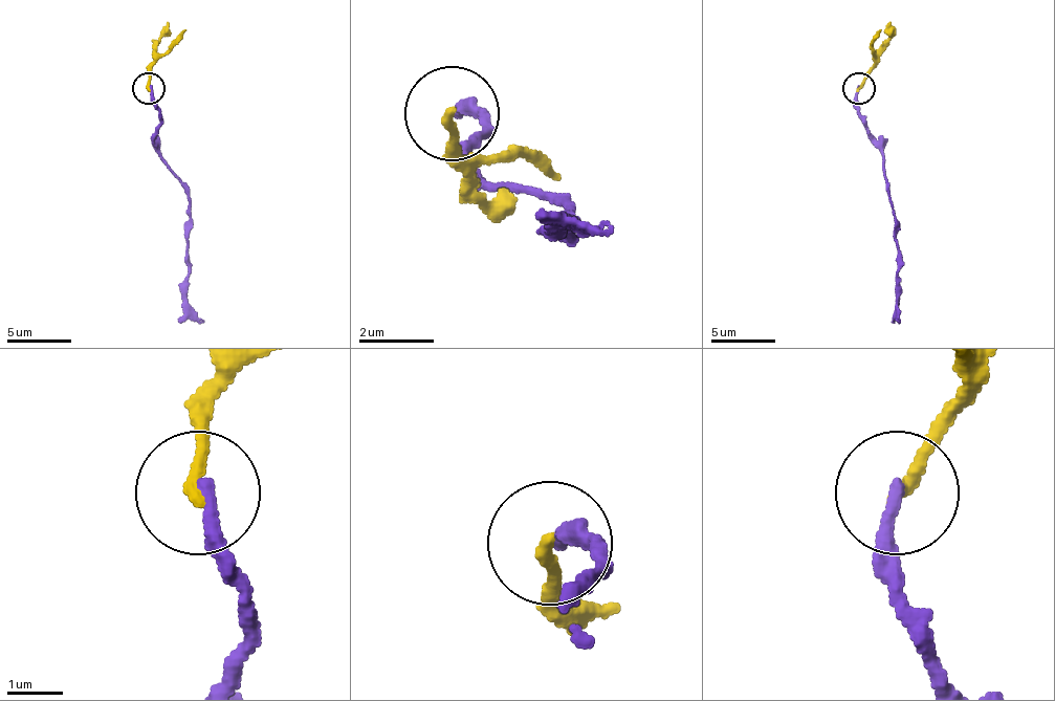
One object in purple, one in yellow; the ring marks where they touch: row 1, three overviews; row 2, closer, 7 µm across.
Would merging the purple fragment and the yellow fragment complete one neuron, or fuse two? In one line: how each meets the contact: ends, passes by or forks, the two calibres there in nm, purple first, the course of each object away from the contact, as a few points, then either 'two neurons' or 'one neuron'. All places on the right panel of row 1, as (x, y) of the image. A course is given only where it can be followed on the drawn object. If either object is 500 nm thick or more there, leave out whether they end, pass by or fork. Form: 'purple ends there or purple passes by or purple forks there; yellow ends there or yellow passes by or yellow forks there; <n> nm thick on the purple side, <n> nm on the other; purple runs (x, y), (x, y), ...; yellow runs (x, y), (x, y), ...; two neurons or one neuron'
purple ends there; yellow ends there; 260 nm thick on the purple side, 240 nm on the other; purple runs (859, 87), (859, 119), (875, 146), (892, 198), (898, 324); yellow runs (859, 87), (892, 22); two neurons

